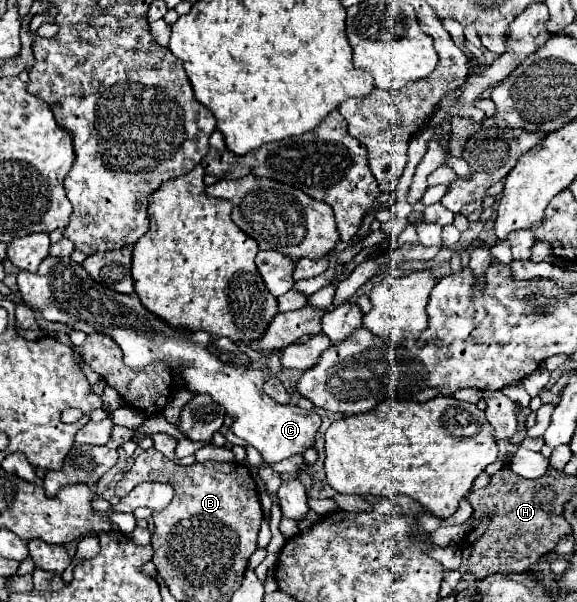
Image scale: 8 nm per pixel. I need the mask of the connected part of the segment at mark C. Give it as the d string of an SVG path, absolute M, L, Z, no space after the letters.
M47 256L37 272L21 270L17 274L17 286L23 302L39 312L47 322L63 322L71 328L83 330L85 334L109 334L121 346L127 366L141 370L149 362L161 360L171 368L179 368L191 392L211 394L227 414L235 416L231 432L259 450L267 464L303 454L307 448L315 446L317 426L321 424L319 414L313 410L301 410L293 404L283 406L273 402L263 392L263 372L245 368L247 356L237 348L237 344L229 342L229 338L213 338L207 332L173 330L169 324L147 312L137 294L125 296L105 290L71 258Z

